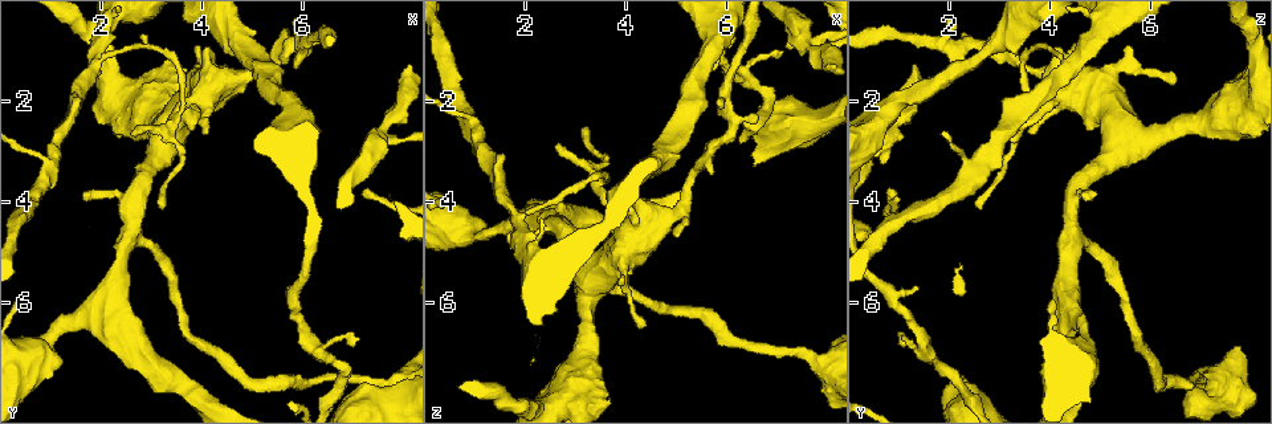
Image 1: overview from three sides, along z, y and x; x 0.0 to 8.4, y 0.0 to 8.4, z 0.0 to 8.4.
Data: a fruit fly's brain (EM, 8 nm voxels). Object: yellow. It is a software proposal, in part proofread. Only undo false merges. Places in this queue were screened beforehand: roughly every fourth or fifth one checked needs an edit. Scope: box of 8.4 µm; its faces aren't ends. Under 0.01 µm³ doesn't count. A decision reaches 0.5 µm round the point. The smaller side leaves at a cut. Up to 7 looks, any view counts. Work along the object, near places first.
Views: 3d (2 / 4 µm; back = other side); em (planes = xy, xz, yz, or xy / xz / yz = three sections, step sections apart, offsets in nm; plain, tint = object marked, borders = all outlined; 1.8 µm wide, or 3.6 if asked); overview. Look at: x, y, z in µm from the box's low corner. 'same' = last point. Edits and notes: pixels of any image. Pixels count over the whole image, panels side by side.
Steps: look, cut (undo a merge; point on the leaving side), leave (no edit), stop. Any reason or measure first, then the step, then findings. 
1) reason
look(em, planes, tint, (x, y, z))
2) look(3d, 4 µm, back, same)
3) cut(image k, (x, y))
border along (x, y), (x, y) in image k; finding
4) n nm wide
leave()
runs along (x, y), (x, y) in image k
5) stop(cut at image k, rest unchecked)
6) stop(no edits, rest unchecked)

branch point
look(em, planes, tint, (6.30, 6.95, 1.55))

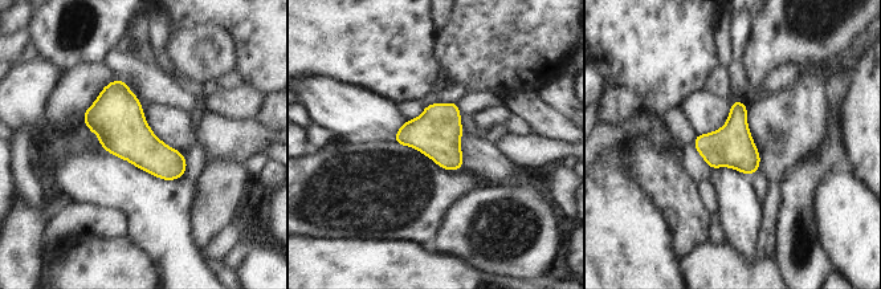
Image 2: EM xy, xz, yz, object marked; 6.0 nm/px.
leave()
continuous, no second neuron

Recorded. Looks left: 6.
sudden change in width
look(3d, 2 µm, (2.60, 4.55, 4.45))

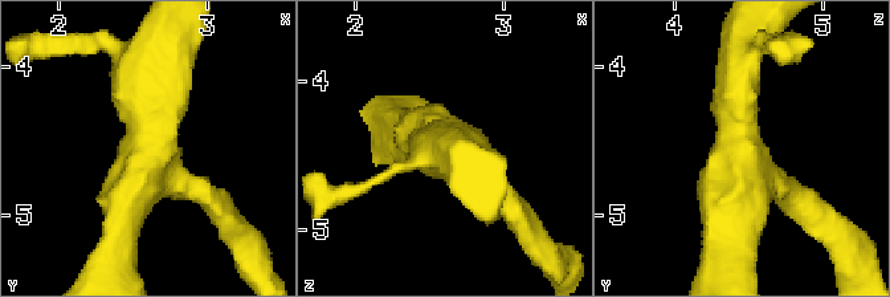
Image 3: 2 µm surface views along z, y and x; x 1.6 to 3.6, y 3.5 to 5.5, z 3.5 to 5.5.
3 arms; arms of 200, 280, 340 nm; need the tissue
look(em, yz, step 8, tint, (2.66, 4.56, 4.44))

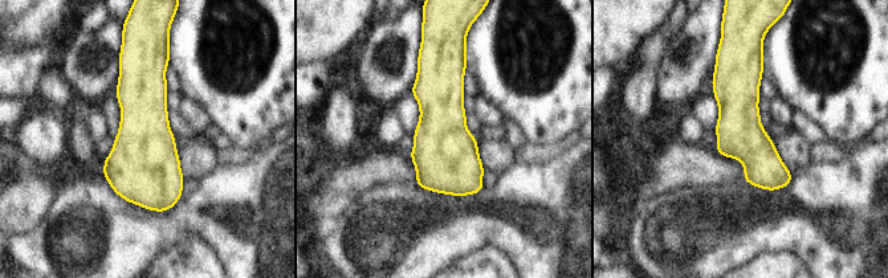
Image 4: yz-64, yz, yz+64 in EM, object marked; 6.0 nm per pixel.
another direction
look(em, planes, borders, same)

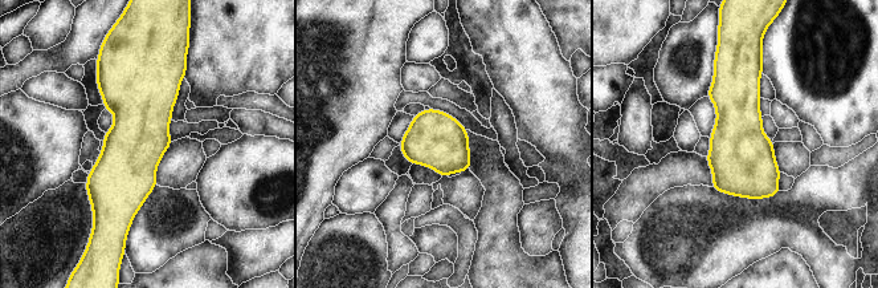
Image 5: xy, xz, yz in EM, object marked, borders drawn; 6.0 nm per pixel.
leave()
all the same neuron

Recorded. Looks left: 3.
abrupt turn
look(3d, 4 µm, (0.55, 7.10, 4.45))

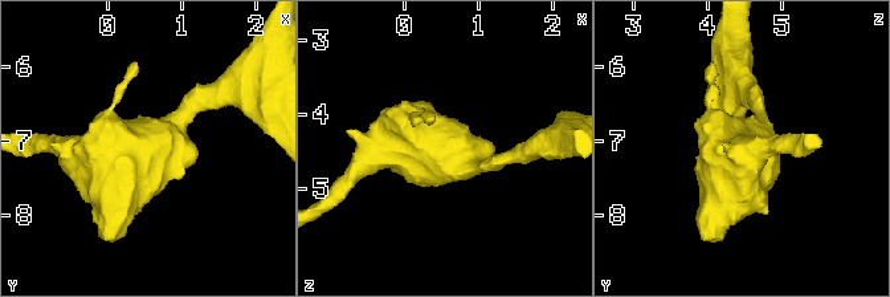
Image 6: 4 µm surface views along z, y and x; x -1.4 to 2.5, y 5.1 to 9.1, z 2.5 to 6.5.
look(em, xz, step 16, tint, (0.60, 7.10, 4.50))

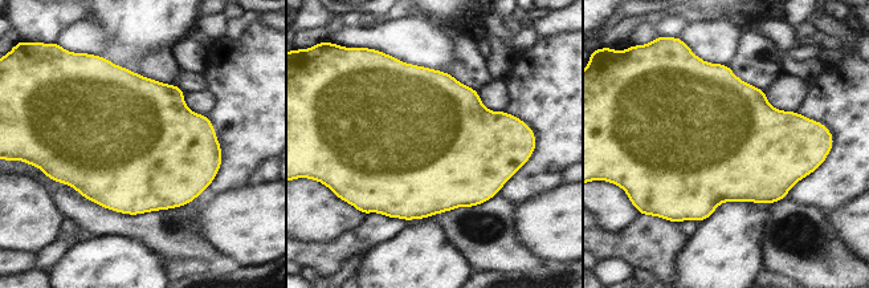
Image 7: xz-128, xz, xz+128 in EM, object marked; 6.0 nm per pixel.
look(em, planes, tint, same)

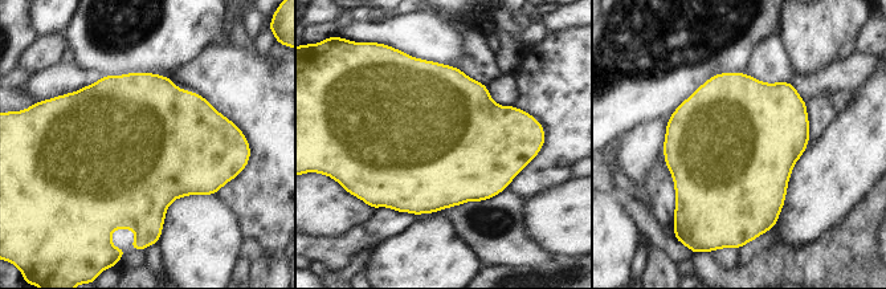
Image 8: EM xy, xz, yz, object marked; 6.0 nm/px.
leave()
continuous, no second neuron

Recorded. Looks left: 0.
stop(no edits, rest unchecked)

